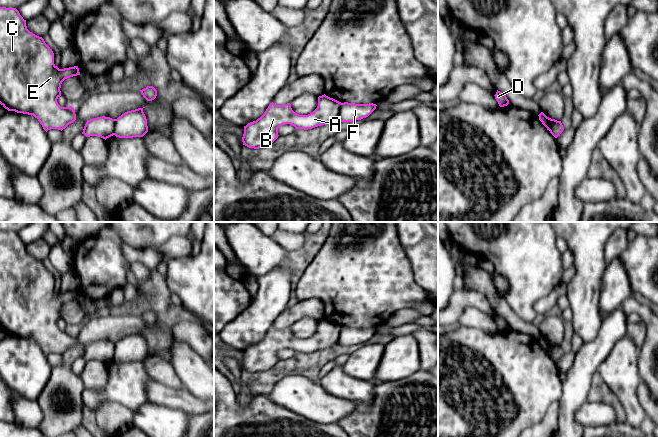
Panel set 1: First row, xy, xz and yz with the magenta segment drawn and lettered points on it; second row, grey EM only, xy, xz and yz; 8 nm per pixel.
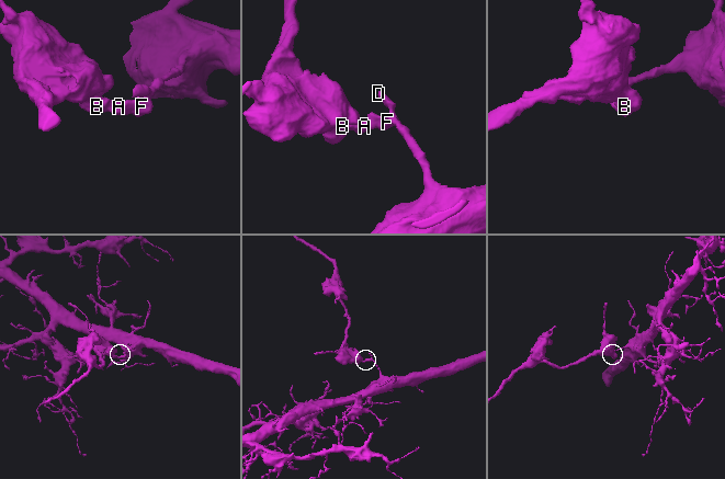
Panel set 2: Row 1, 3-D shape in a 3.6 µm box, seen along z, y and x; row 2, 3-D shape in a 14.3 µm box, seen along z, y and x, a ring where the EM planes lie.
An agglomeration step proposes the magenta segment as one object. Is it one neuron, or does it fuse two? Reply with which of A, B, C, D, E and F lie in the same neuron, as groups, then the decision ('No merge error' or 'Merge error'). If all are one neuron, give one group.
Groups: A B C E / D F. Merge error

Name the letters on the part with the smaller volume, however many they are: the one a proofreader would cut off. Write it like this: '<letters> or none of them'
A, B, C, E

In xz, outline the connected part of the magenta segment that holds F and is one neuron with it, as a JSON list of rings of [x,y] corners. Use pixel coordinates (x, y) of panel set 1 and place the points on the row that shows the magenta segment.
[[[344,102],[341,105],[338,115],[338,121],[340,122],[354,122],[368,117],[375,109],[376,104],[355,104]]]

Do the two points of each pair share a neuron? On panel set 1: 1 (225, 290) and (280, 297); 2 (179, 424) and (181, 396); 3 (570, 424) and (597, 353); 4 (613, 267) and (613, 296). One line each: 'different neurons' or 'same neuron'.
1: different neurons
2: different neurons
3: same neuron
4: same neuron

